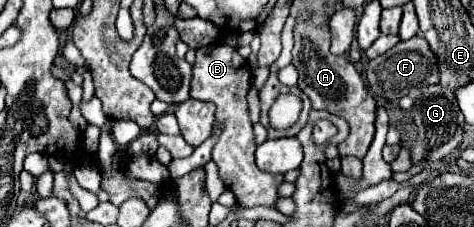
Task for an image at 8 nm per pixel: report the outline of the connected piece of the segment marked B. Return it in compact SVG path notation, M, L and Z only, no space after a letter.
M215 42L207 48L197 50L197 58L193 64L193 78L191 78L191 98L213 102L217 106L215 120L221 124L221 134L213 146L213 162L219 168L219 176L229 188L237 202L243 208L249 206L273 206L277 200L277 186L283 182L283 176L265 174L255 166L255 136L253 124L249 120L247 110L247 92L251 88L251 68L245 58L237 52L237 48Z

